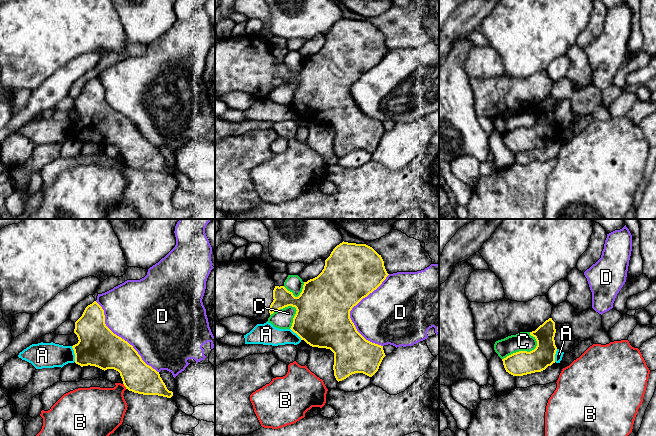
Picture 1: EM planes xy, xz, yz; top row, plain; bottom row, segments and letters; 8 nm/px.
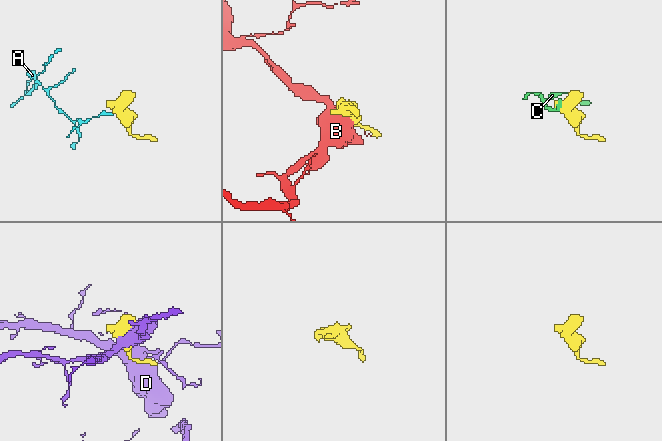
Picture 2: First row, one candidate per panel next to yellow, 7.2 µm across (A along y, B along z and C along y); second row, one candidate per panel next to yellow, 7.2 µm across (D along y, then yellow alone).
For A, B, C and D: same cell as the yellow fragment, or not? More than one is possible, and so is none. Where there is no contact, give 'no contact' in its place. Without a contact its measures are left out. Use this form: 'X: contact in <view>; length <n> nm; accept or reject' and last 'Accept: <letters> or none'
A: contact in xy; length 130 nm; reject
B: contact in xy; length 50 nm; reject
C: contact in yz; length 320 nm; reject
D: contact in xz; length 600 nm; reject
Accept: none

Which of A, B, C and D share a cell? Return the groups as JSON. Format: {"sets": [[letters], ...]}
{"sets": [["A"], ["B"], ["C"], ["D"]]}

